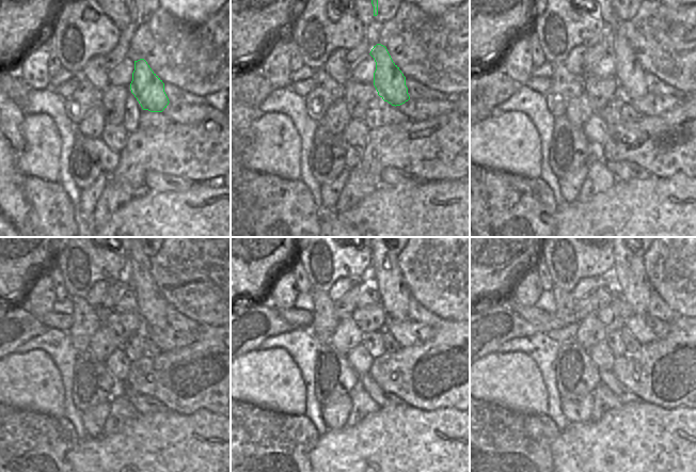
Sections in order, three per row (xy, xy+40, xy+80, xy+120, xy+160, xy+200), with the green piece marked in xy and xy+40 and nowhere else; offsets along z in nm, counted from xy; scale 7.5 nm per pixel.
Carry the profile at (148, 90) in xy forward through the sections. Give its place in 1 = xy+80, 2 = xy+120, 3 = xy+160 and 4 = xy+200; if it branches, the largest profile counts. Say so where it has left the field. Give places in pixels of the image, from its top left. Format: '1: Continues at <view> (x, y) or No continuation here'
1: Continues at xy+80 (629, 73)
2: Continues at xy+120 (152, 304)
3: Continues at xy+160 (395, 297)
4: Continues at xy+200 (633, 285).

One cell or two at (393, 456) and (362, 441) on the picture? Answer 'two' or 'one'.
one

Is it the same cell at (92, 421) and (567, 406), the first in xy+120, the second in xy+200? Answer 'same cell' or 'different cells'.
same cell

